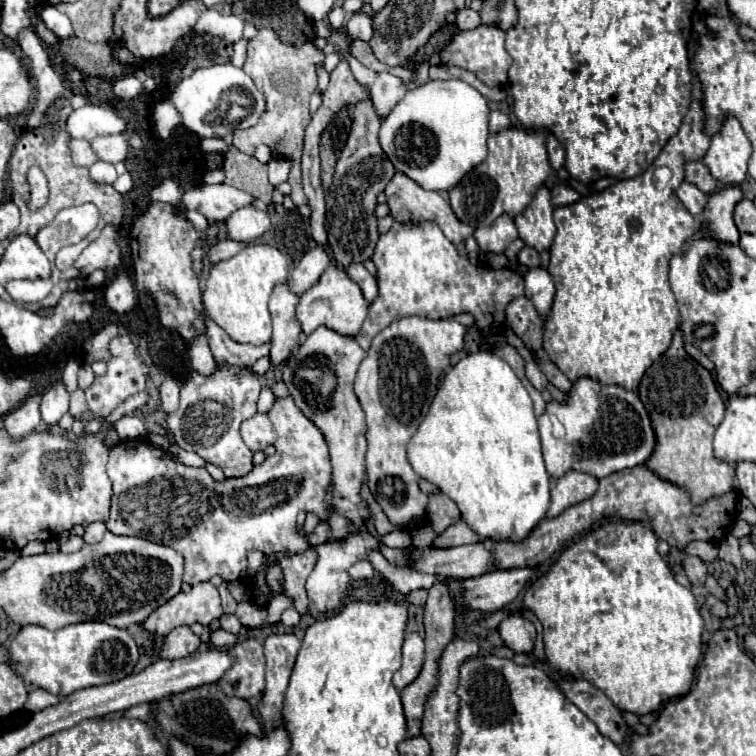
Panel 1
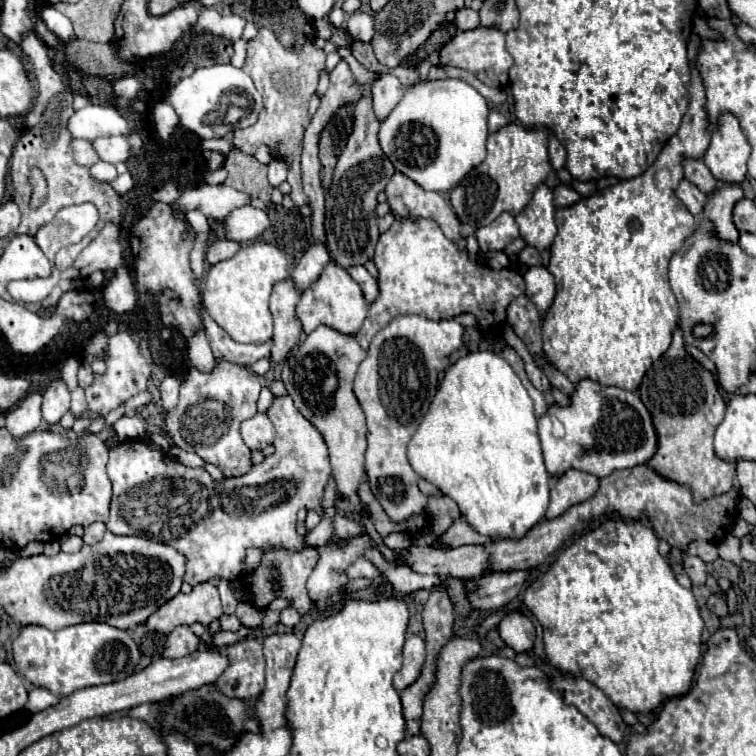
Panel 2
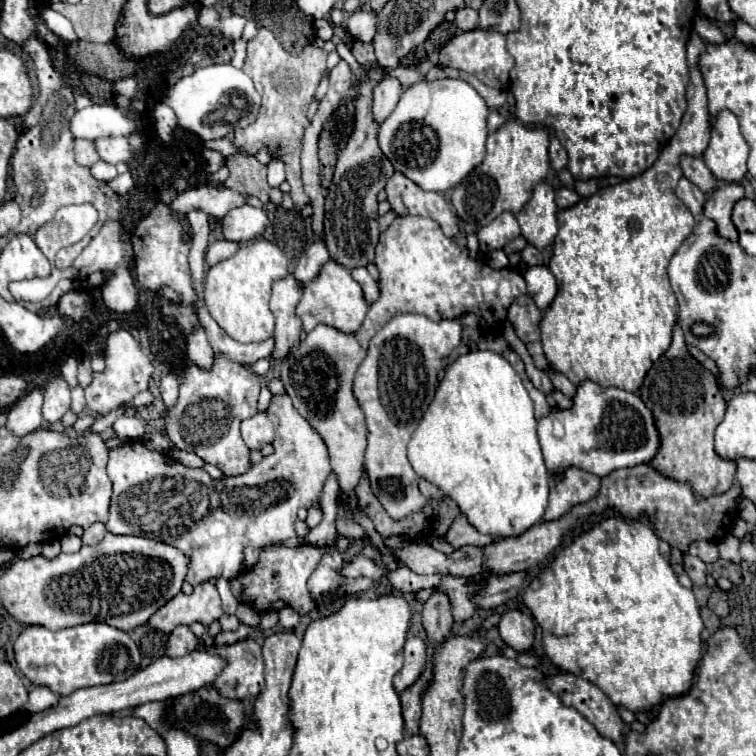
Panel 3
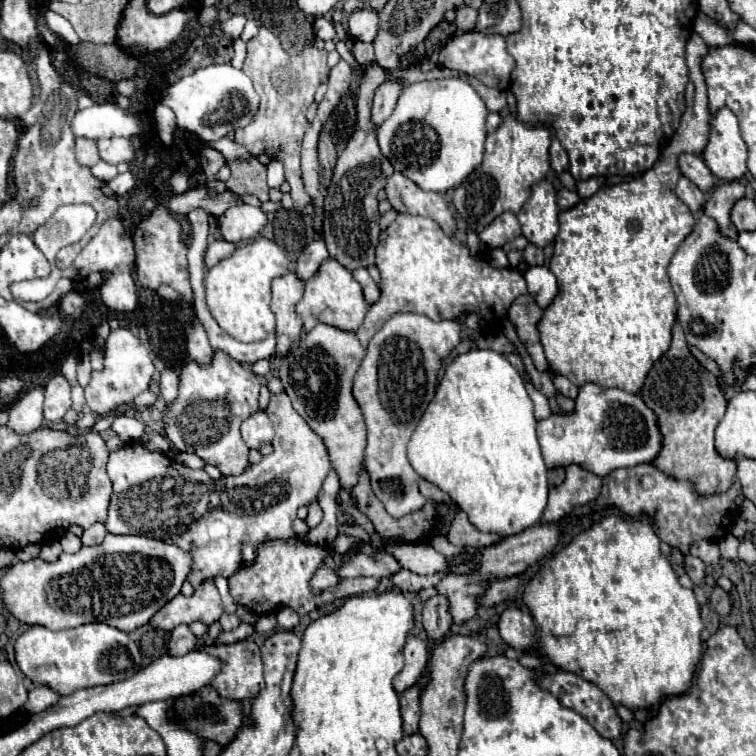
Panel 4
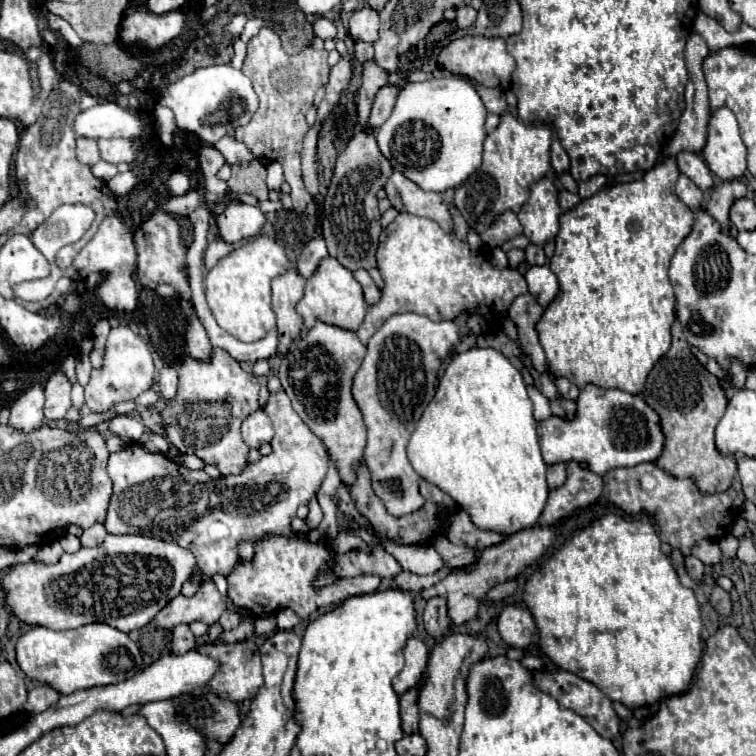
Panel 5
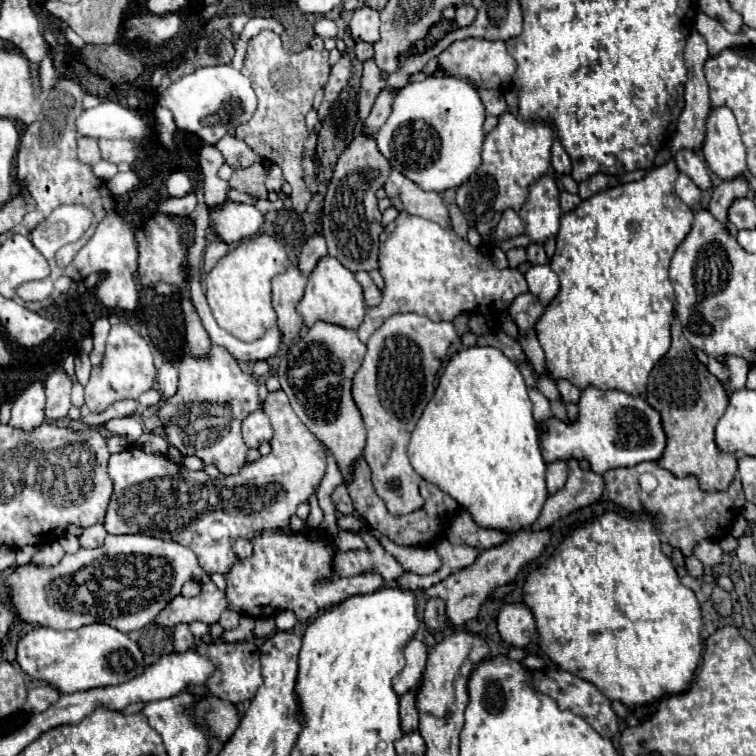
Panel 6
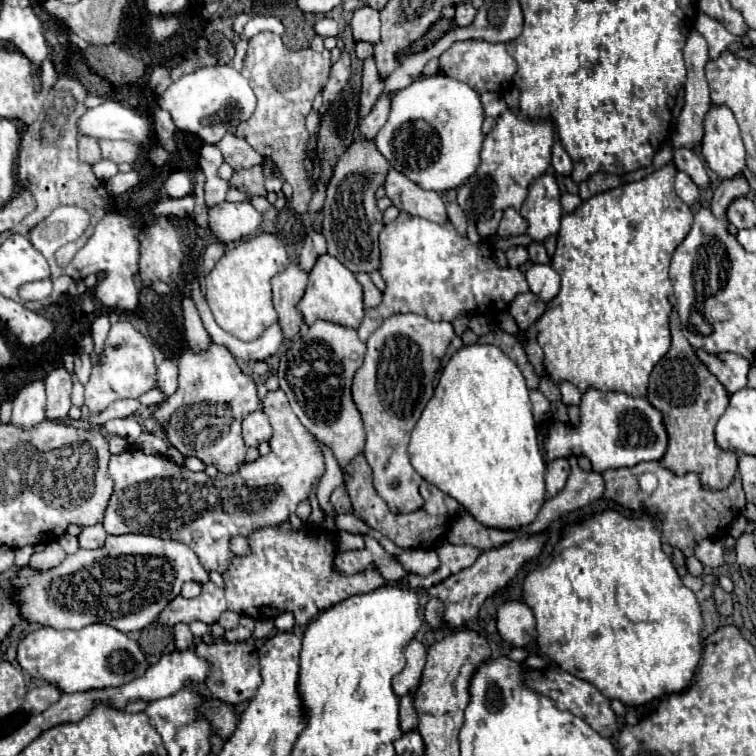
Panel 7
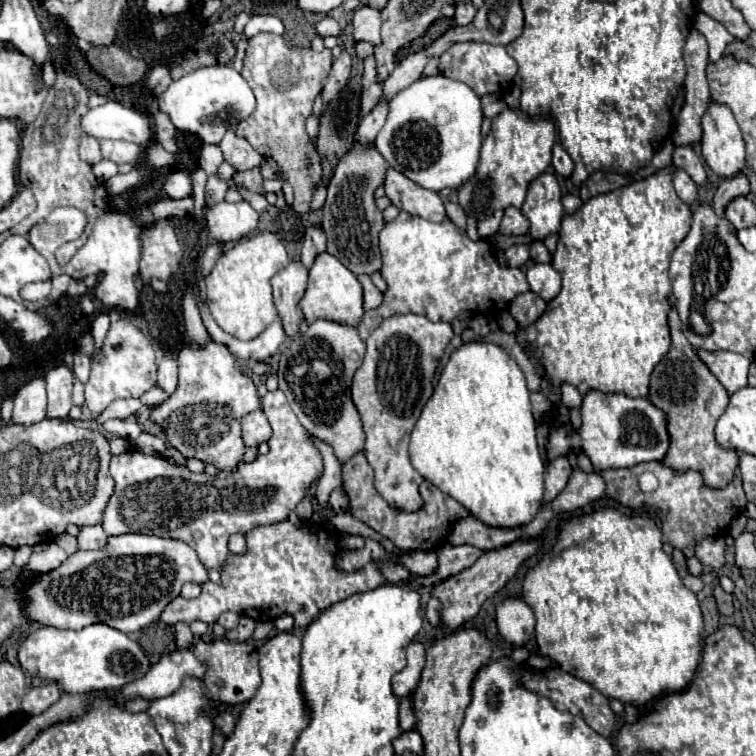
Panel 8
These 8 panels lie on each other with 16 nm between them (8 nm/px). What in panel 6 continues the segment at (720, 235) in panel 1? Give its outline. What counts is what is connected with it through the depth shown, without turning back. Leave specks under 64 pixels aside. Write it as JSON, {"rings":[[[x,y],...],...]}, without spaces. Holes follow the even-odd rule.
{"rings":[[[732,178],[732,180],[722,180],[716,190],[712,192],[712,200],[708,204],[708,210],[718,218],[724,220],[724,212],[728,206],[736,200],[748,194],[748,182],[744,178]]]}

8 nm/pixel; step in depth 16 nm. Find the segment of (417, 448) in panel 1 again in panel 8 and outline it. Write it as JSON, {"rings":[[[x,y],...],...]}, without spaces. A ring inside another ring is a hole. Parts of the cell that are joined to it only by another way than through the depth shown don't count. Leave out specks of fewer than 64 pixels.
{"rings":[[[464,342],[450,354],[438,386],[412,430],[410,460],[428,482],[460,500],[472,516],[488,526],[524,526],[536,516],[544,494],[544,462],[538,452],[536,422],[524,374],[502,346]]]}

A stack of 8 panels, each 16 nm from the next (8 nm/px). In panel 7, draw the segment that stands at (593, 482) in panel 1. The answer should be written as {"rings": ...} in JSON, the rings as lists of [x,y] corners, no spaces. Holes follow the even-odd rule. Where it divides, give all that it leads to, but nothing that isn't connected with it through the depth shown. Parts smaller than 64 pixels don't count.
{"rings":[[[570,456],[568,459],[570,462],[570,478],[568,478],[568,484],[562,492],[558,492],[558,496],[554,496],[552,500],[546,502],[546,506],[538,512],[536,520],[530,522],[530,526],[524,528],[526,534],[538,534],[542,532],[552,520],[572,512],[572,510],[578,510],[598,498],[602,498],[604,494],[604,480],[598,472],[584,472],[578,468],[578,462],[574,456]]]}

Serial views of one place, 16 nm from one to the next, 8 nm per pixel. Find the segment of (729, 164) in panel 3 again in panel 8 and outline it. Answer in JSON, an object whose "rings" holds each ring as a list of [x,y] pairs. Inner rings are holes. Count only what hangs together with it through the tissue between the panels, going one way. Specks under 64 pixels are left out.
{"rings":[[[710,100],[702,114],[702,158],[718,176],[734,176],[746,166],[746,144],[732,110]]]}

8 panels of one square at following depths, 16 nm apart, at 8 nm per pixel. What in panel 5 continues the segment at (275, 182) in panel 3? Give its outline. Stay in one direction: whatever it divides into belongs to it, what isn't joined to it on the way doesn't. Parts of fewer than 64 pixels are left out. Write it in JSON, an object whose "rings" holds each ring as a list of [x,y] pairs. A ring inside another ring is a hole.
{"rings":[[[270,162],[270,168],[276,168],[276,172],[268,172],[266,186],[268,186],[268,190],[280,190],[280,186],[282,186],[282,182],[284,182],[282,168],[280,168],[278,162]]]}

